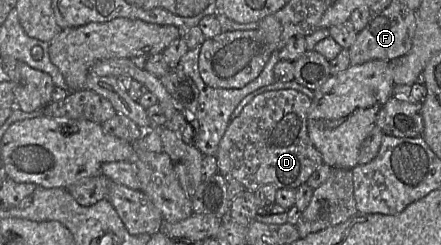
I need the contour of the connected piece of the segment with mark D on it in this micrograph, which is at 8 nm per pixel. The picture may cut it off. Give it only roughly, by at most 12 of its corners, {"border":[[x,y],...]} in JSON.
{"border":[[257,95],[220,140],[218,173],[252,193],[294,189],[323,164],[311,99]]}

